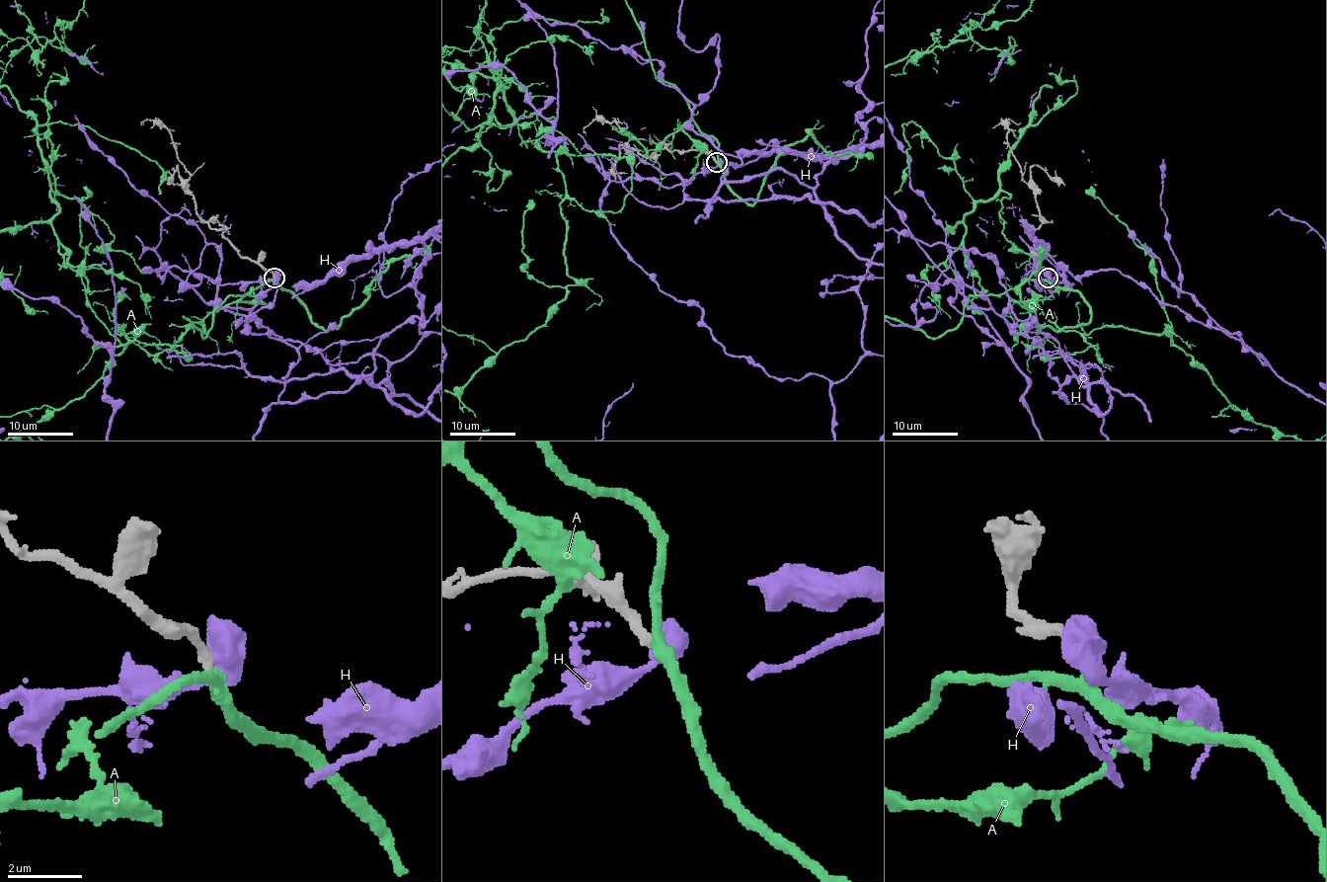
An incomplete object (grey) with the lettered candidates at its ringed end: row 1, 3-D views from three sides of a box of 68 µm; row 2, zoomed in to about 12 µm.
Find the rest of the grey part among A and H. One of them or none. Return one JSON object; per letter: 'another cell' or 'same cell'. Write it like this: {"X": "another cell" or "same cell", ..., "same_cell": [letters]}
{"A": "same cell", "H": "another cell", "same_cell": ["A"]}

